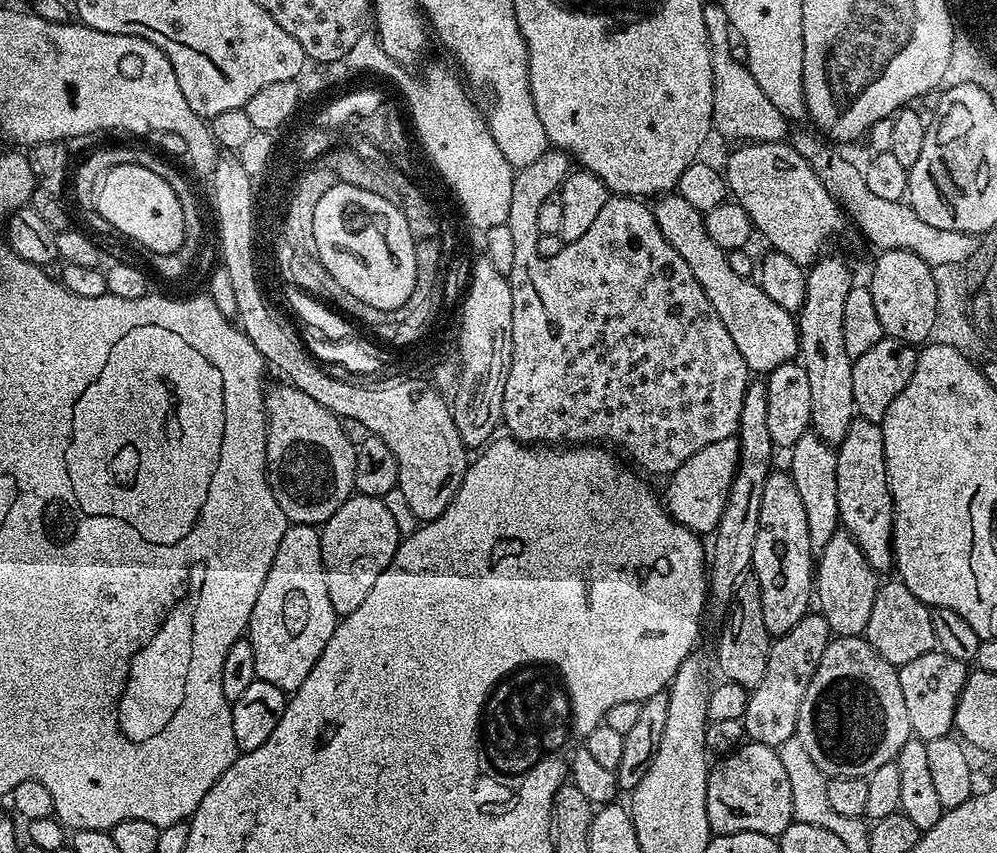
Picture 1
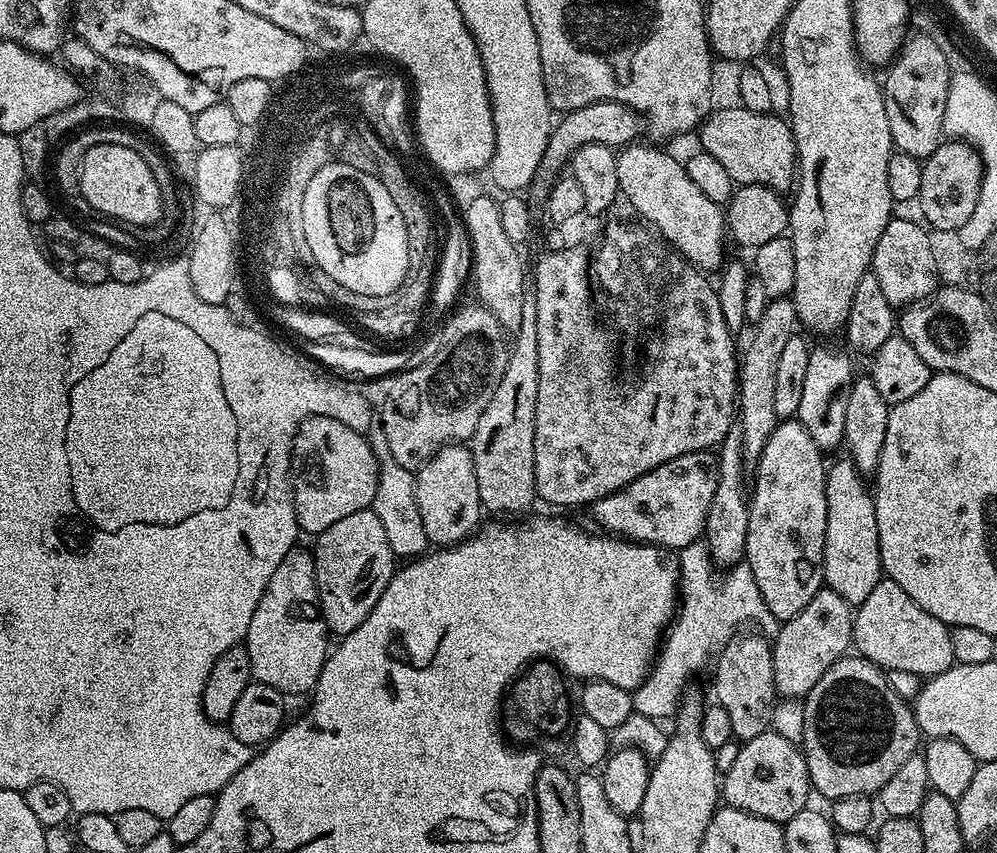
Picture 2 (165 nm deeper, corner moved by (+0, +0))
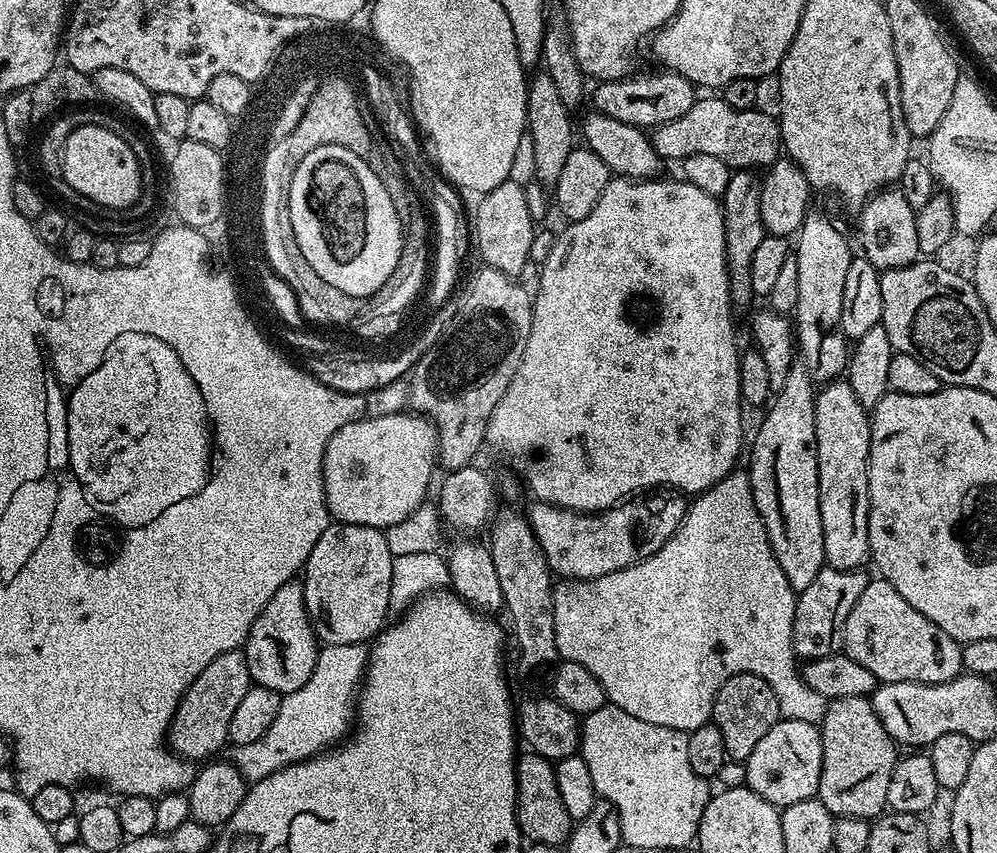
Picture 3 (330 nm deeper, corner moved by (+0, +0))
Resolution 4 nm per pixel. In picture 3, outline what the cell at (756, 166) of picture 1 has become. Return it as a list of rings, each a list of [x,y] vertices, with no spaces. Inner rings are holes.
[[[700,98],[694,106],[690,106],[690,110],[686,110],[686,114],[682,114],[682,118],[674,118],[665,124],[657,124],[650,139],[654,150],[664,162],[668,160],[679,162],[690,154],[714,154],[714,158],[726,162],[726,166],[733,170],[764,170],[768,165],[776,163],[781,155],[782,145],[777,117],[767,116],[766,113],[760,111],[739,112],[734,110],[734,106],[727,104],[723,98],[716,98],[716,100]]]

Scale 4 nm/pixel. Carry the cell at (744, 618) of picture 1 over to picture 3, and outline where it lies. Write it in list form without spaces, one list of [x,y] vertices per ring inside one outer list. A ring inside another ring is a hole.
[[[737,672],[729,675],[722,690],[718,690],[710,720],[718,726],[718,730],[722,730],[725,757],[729,760],[747,762],[750,754],[754,754],[754,746],[762,742],[762,737],[781,718],[778,698],[774,690],[770,690],[768,683],[749,672]]]

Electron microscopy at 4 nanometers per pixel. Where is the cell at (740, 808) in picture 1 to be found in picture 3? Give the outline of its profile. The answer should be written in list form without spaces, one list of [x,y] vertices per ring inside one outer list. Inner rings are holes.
[[[781,718],[754,746],[754,754],[744,764],[746,787],[758,798],[766,798],[781,810],[794,806],[794,802],[813,799],[820,790],[822,774],[822,738],[817,725]]]

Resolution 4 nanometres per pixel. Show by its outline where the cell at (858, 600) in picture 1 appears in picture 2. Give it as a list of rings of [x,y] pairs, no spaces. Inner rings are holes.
[[[851,459],[836,460],[826,468],[826,542],[824,543],[824,582],[834,589],[848,604],[858,606],[866,602],[866,594],[882,578],[880,550],[882,537],[878,534],[876,502],[873,493],[864,485],[865,477],[857,470]]]

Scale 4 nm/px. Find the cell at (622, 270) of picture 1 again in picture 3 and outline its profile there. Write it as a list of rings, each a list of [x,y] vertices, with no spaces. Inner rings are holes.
[[[656,70],[660,72],[644,72],[641,76],[629,74],[622,80],[606,80],[595,85],[596,93],[591,93],[590,100],[593,100],[595,111],[606,114],[610,118],[618,118],[618,122],[632,124],[635,128],[645,130],[655,129],[657,124],[665,124],[674,118],[682,118],[690,106],[694,106],[698,99],[697,89],[690,83],[685,76],[679,72],[671,70]]]

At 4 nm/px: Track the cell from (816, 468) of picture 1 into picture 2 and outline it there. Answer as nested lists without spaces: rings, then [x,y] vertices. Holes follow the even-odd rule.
[[[820,344],[817,348],[815,345],[811,349],[810,366],[806,368],[806,383],[804,389],[802,389],[802,403],[798,405],[798,410],[795,414],[795,419],[799,420],[802,426],[806,426],[806,432],[810,434],[810,438],[814,438],[814,442],[818,445],[820,451],[825,454],[831,454],[836,447],[841,447],[844,444],[846,402],[850,398],[850,390],[854,379],[851,360],[853,357],[843,347],[841,348],[831,348],[828,344]]]

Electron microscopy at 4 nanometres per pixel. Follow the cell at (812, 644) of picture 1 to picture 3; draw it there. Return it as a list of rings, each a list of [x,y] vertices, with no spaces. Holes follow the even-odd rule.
[[[825,566],[818,578],[810,582],[796,597],[792,645],[801,661],[821,659],[839,653],[844,647],[844,627],[854,602],[858,602],[862,590],[866,590],[870,576],[860,568],[838,570]]]

